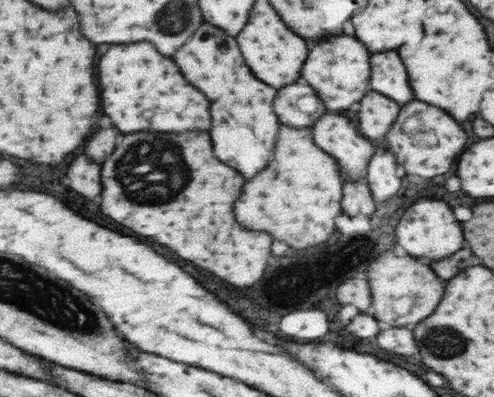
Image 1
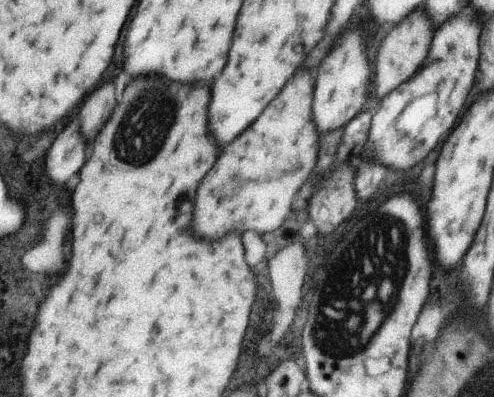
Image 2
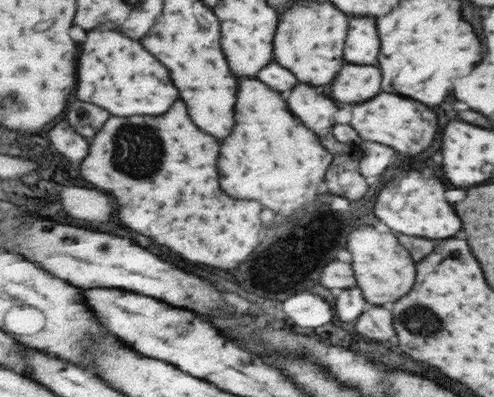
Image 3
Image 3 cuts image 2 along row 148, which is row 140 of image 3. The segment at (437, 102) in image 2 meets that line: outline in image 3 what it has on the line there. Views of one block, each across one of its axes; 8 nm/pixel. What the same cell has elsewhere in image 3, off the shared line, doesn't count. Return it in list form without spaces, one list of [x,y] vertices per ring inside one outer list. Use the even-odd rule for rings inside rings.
[[[379,92],[379,96],[375,96],[375,100],[365,100],[363,104],[353,106],[351,126],[359,132],[359,138],[363,142],[377,142],[377,144],[389,146],[405,156],[413,156],[431,144],[431,140],[435,138],[437,120],[431,110],[427,110],[423,104],[419,104],[415,100]]]

